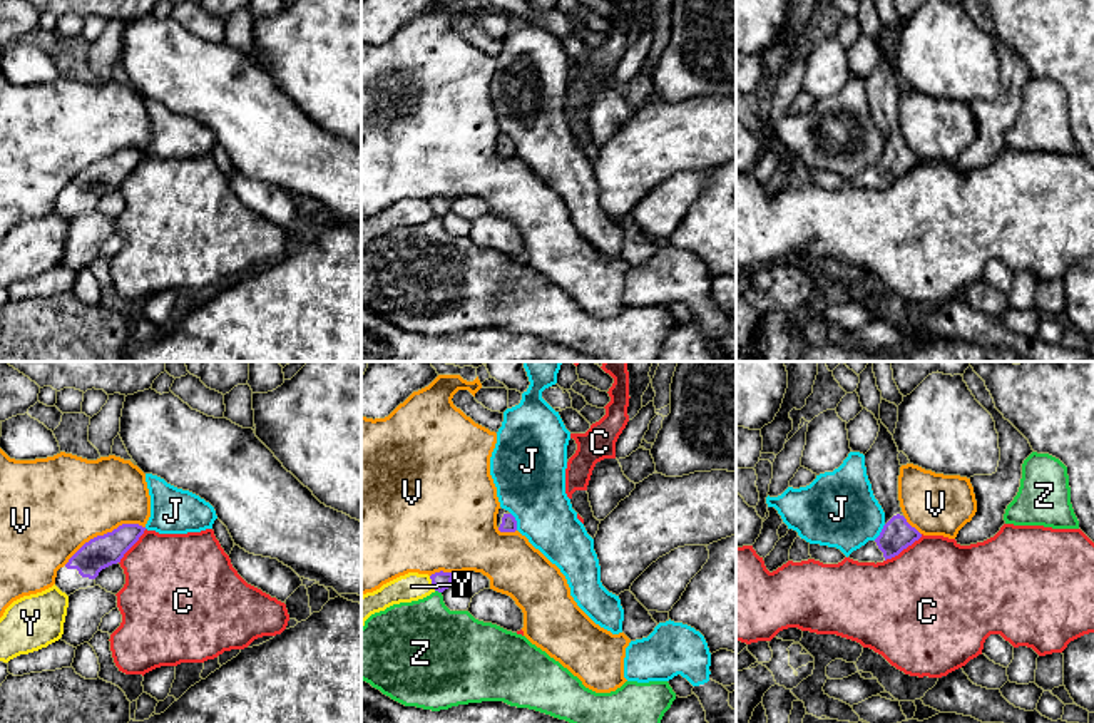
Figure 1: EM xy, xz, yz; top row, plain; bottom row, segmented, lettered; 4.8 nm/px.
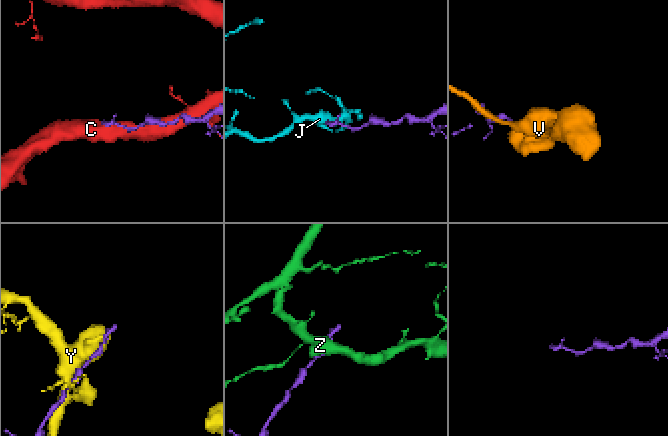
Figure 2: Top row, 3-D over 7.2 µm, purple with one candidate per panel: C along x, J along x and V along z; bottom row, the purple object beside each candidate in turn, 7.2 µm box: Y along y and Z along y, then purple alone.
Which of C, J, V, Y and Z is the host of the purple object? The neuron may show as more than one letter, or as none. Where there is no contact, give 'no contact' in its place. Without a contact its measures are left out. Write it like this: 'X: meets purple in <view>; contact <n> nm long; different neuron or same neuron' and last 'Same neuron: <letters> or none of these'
C: meets purple in yz; contact 220 nm long; different neuron
J: meets purple in xz; contact 90 nm long; different neuron
V: meets purple in xy; contact 440 nm long; different neuron
Y: meets purple in xz; contact 80 nm long; different neuron
Z: meets purple in xz; contact 40 nm long; different neuron
Same neuron: none of these

